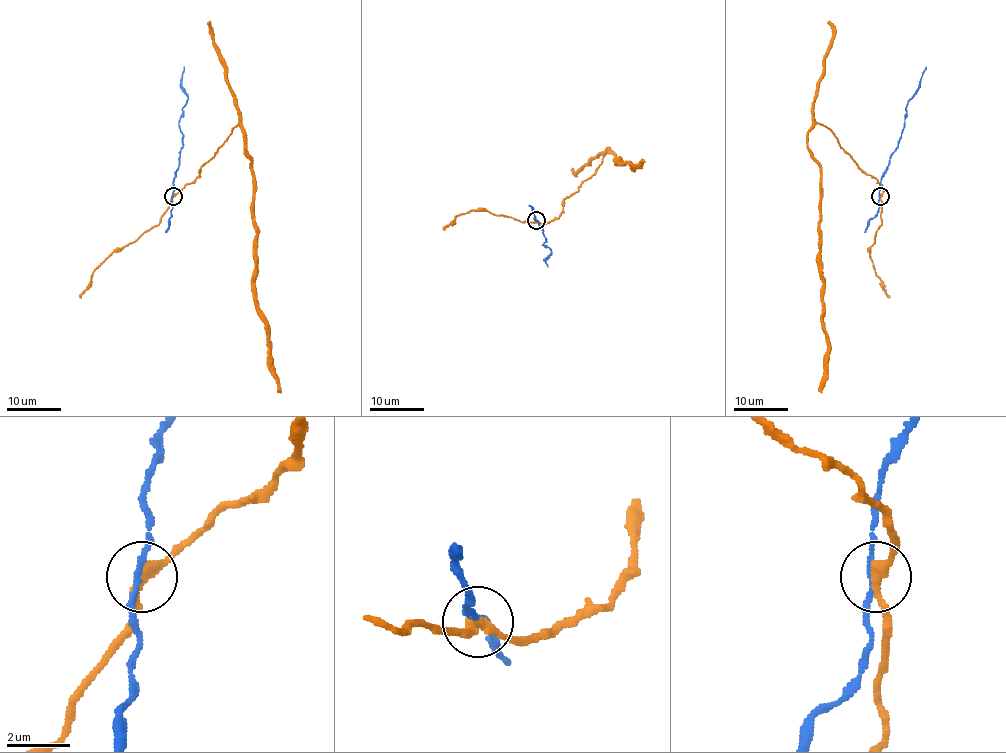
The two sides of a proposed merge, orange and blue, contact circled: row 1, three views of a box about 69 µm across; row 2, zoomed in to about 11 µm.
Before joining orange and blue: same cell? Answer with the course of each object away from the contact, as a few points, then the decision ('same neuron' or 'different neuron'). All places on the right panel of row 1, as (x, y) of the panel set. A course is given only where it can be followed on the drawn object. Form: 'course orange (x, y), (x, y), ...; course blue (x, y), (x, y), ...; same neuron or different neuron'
course orange (880, 196), (883, 187), (829, 129), (817, 123), (808, 133), (807, 149), (821, 173), (826, 336), (822, 393); course blue (879, 196), (880, 177), (905, 127), (909, 99), (920, 85), (926, 66); different neuron

